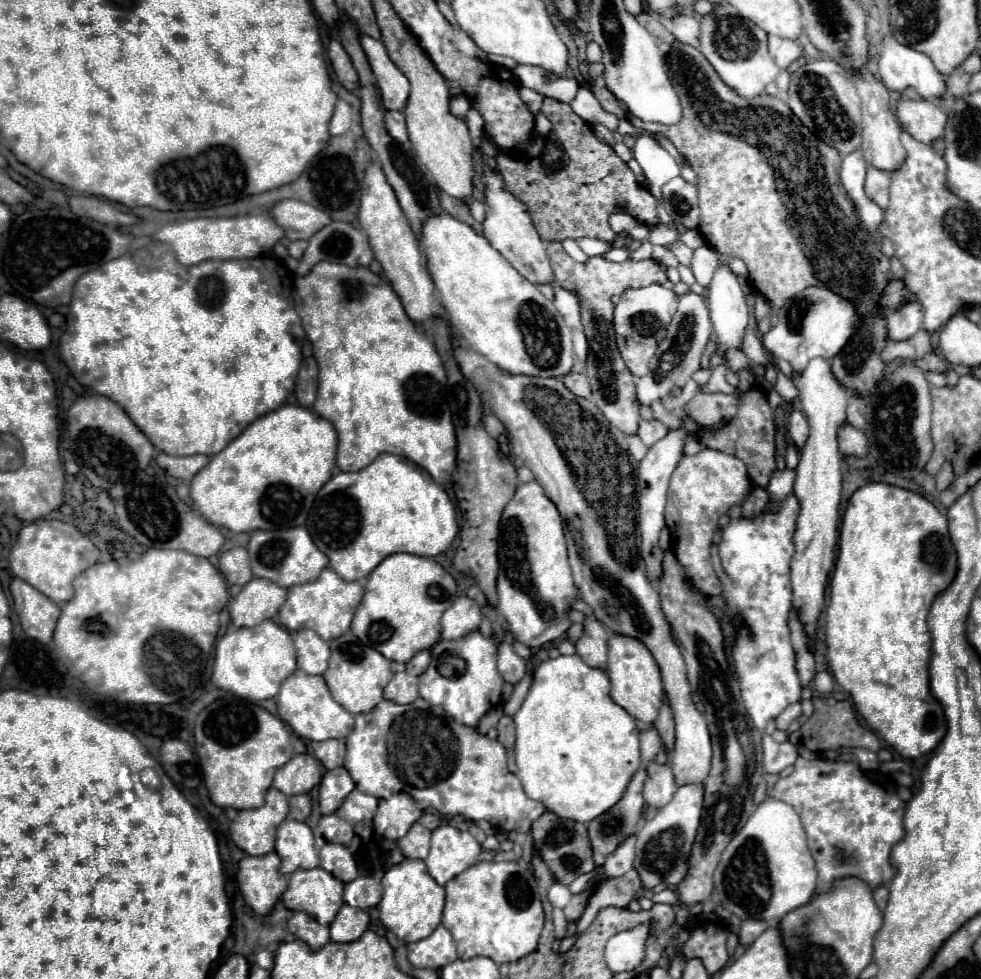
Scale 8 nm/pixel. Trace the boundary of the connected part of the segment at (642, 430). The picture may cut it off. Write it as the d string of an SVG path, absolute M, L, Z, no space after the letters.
M641 420L641 424L639 424L639 438L643 440L645 446L653 446L657 440L665 438L667 432L669 432L669 428L657 420L651 420L651 422Z

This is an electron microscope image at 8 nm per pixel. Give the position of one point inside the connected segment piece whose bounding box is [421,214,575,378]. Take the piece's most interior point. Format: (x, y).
(500, 314)

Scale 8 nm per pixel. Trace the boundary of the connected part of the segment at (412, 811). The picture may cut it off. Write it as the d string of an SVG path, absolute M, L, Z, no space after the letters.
M399 792L387 800L379 800L379 808L375 814L375 832L389 840L399 840L407 834L413 822L421 818L423 810L417 808L417 802Z

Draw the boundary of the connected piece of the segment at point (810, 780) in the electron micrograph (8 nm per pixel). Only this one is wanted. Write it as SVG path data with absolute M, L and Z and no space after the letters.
M799 756L795 772L779 778L771 796L791 804L795 812L799 812L811 854L817 860L817 882L825 882L825 890L831 888L831 880L843 876L859 876L871 888L887 884L891 876L895 876L889 854L903 838L905 802L893 790L883 788L861 772L853 762L829 761L822 757L805 760Z

